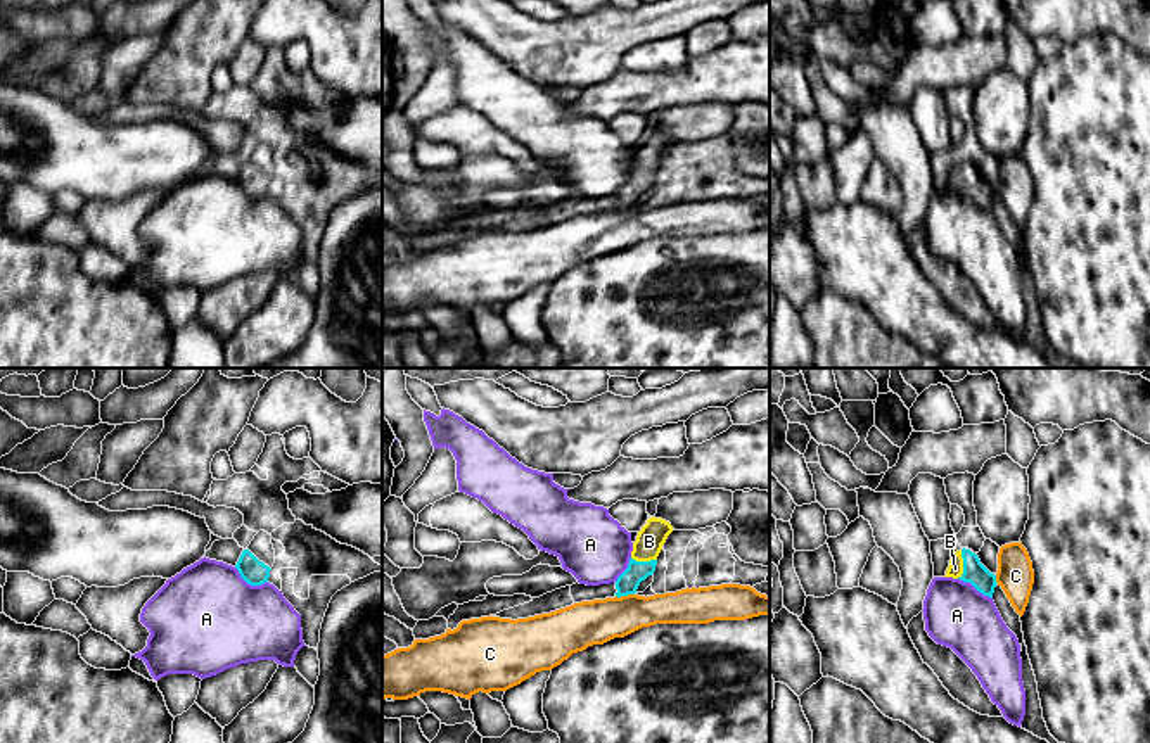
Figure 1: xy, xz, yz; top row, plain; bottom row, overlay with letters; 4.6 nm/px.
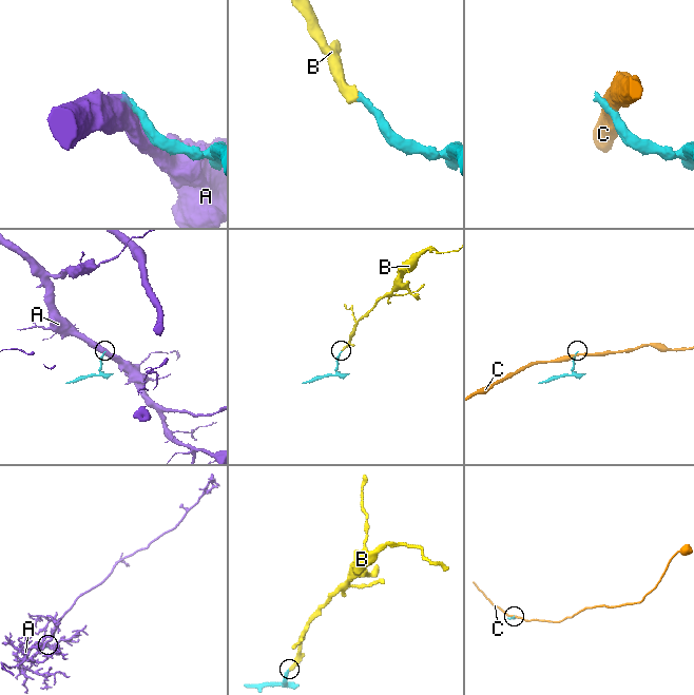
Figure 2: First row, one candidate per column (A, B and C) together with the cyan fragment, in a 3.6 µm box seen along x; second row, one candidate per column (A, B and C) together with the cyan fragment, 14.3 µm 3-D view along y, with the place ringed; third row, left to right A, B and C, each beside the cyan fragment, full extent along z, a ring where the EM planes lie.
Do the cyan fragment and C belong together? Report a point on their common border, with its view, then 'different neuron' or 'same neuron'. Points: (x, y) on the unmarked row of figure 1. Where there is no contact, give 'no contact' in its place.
xz (625, 208) | different neuron

